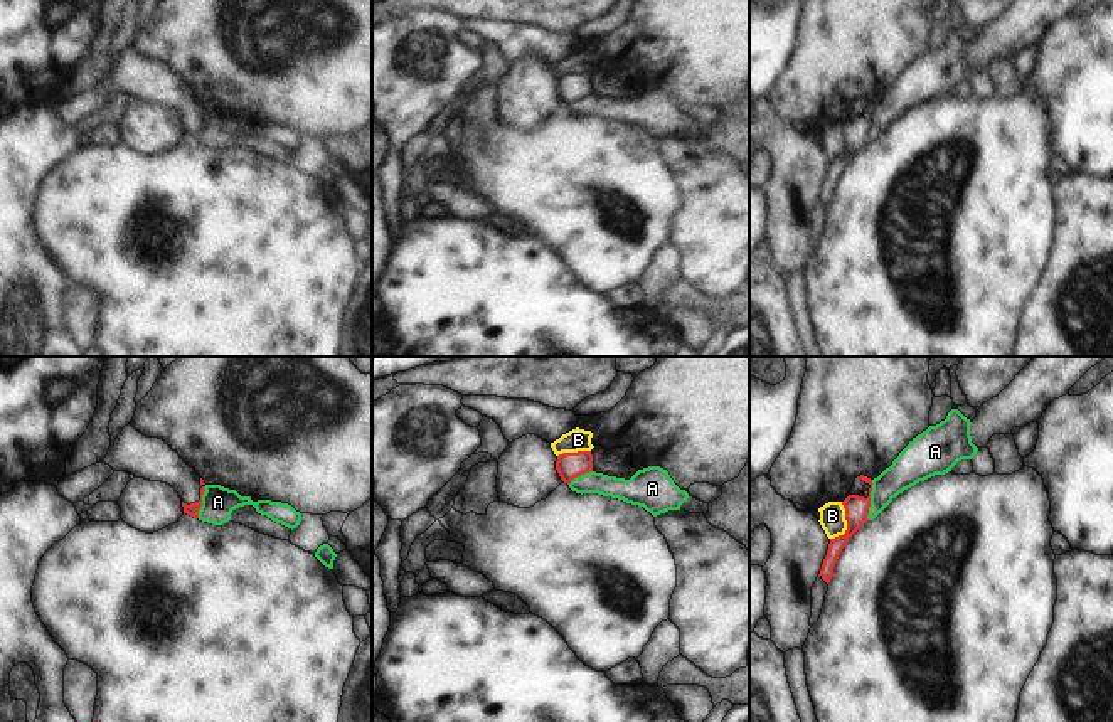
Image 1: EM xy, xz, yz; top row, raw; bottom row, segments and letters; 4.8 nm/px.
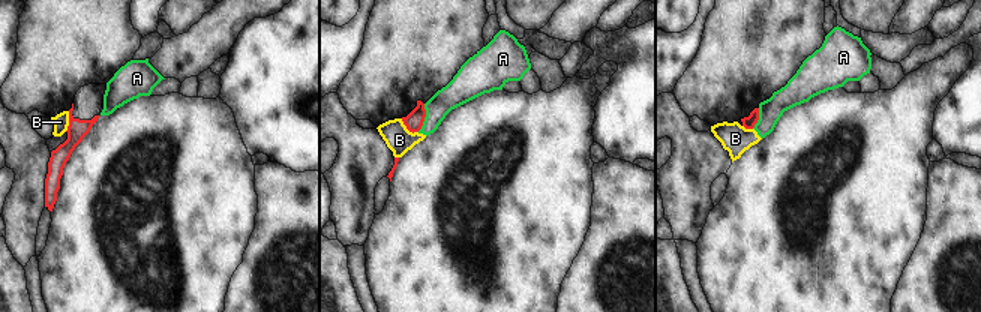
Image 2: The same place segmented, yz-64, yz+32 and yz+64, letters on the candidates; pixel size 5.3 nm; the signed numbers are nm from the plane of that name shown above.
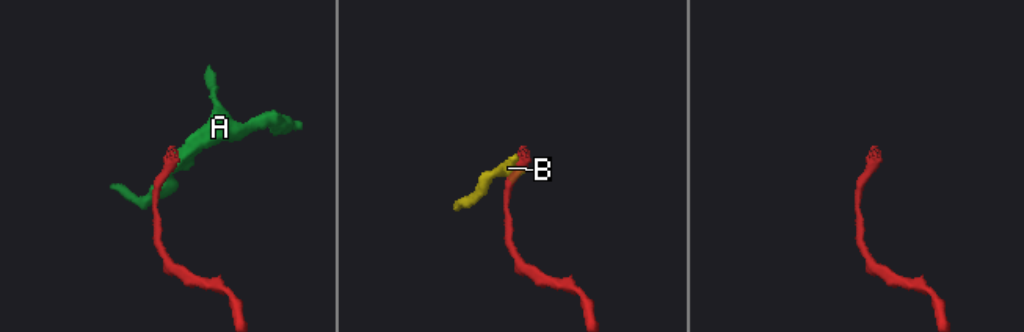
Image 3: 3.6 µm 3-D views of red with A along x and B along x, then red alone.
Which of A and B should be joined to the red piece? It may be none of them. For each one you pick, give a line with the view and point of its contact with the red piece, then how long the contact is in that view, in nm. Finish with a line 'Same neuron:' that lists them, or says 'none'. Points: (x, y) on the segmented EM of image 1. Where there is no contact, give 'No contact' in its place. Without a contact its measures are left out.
Same neuron: none.

